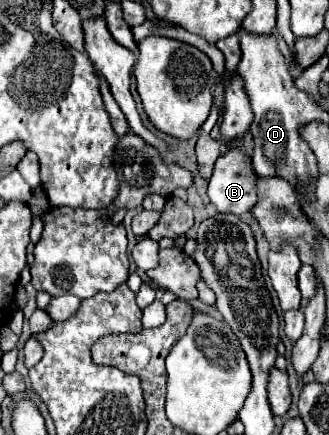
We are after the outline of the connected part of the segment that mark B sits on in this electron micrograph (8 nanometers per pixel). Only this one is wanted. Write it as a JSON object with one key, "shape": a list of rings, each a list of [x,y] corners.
{"shape":[[[240,147],[218,157],[208,181],[208,197],[218,213],[244,215],[256,205],[256,175],[250,157]]]}

